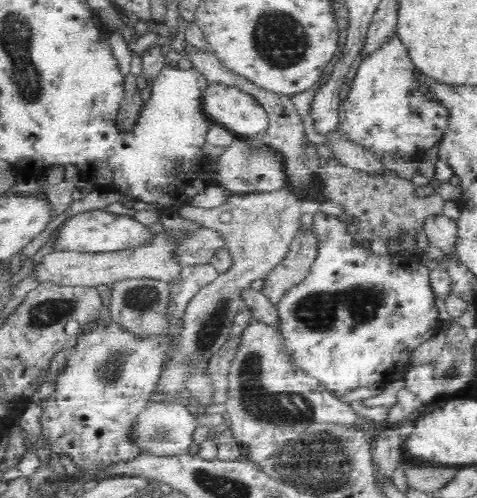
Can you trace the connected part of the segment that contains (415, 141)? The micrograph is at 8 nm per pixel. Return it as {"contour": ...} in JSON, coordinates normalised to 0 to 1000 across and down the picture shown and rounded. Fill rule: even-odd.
{"contour":[[[822,62],[809,84],[757,120],[746,151],[736,161],[730,193],[709,213],[706,261],[713,273],[746,293],[776,301],[790,317],[826,309],[834,317],[885,319],[895,301],[929,279],[941,249],[943,221],[897,189],[901,175],[881,165],[876,145],[855,106],[855,94],[836,68]]]}

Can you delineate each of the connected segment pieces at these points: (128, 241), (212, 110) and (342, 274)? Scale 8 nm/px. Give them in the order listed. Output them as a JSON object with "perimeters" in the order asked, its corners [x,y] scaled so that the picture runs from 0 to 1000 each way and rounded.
{"perimeters":[[[[220,420],[168,426],[128,450],[113,478],[113,502],[157,502],[170,508],[241,508],[252,502],[310,494],[325,470],[302,452],[260,430],[235,430]]],[[[438,169],[426,199],[434,233],[501,275],[520,277],[564,257],[556,219],[532,193],[501,177]]],[[[660,426],[656,446],[658,462],[667,462],[673,470],[671,486],[667,486],[667,514],[652,534],[646,554],[642,554],[629,570],[616,572],[604,582],[591,602],[587,602],[587,608],[579,612],[583,629],[587,631],[587,667],[595,675],[597,695],[602,697],[604,709],[612,711],[621,737],[629,737],[639,747],[646,747],[656,759],[675,767],[706,793],[725,791],[725,787],[746,783],[748,779],[771,777],[784,771],[797,779],[805,779],[816,769],[843,759],[857,741],[860,719],[868,703],[925,665],[927,647],[918,641],[920,631],[916,614],[912,612],[916,596],[910,592],[910,576],[904,572],[901,538],[885,526],[883,512],[847,502],[841,508],[816,504],[809,514],[797,514],[797,510],[784,510],[776,494],[767,498],[767,494],[759,490],[746,490],[742,472],[730,470],[725,464],[725,454],[732,446],[715,434]]]]}

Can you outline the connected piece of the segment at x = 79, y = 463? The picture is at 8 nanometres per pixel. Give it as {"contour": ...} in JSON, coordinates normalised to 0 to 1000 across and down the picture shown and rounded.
{"contour":[[[203,645],[184,663],[176,663],[168,671],[157,707],[140,717],[138,735],[117,759],[113,789],[84,809],[84,859],[88,873],[105,880],[109,912],[143,916],[166,948],[182,944],[197,946],[197,952],[218,934],[273,924],[294,914],[285,896],[270,888],[270,855],[314,799],[327,793],[344,733],[342,715],[352,699],[352,677],[281,677],[237,645],[226,653]]]}

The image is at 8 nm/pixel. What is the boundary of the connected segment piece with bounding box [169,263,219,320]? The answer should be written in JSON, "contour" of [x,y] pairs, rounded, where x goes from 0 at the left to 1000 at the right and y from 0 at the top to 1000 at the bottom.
{"contour":[[[421,530],[415,534],[384,534],[375,562],[356,568],[358,614],[354,635],[363,643],[384,643],[388,618],[407,592],[434,570],[457,558],[459,546],[444,530]]]}

